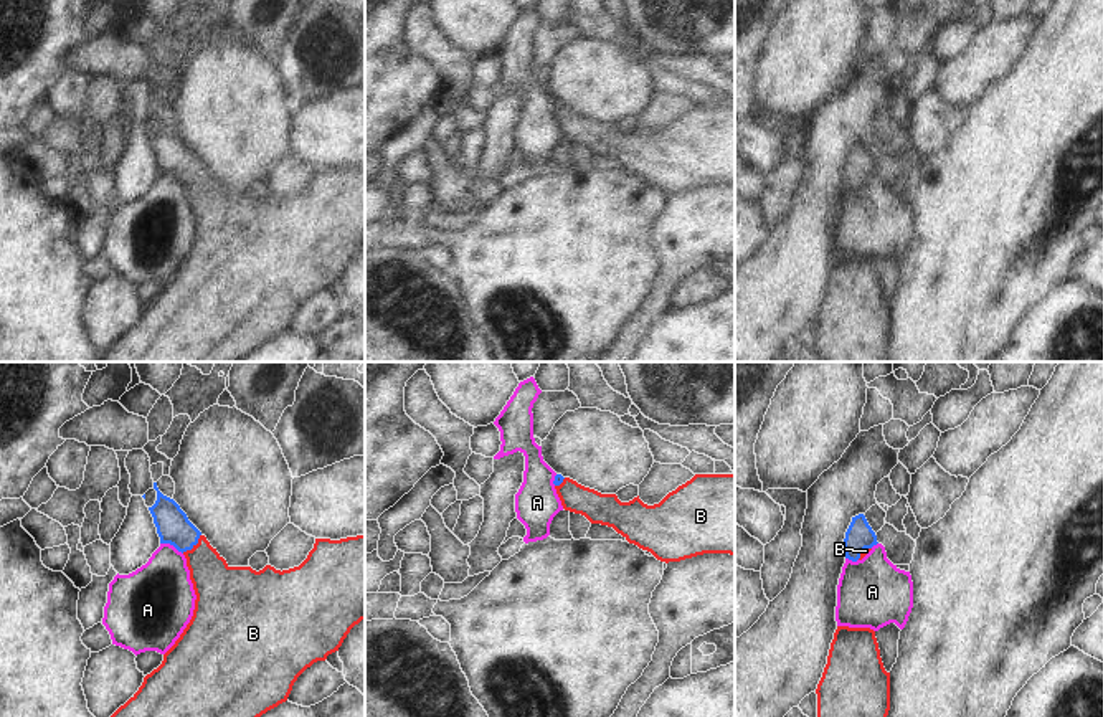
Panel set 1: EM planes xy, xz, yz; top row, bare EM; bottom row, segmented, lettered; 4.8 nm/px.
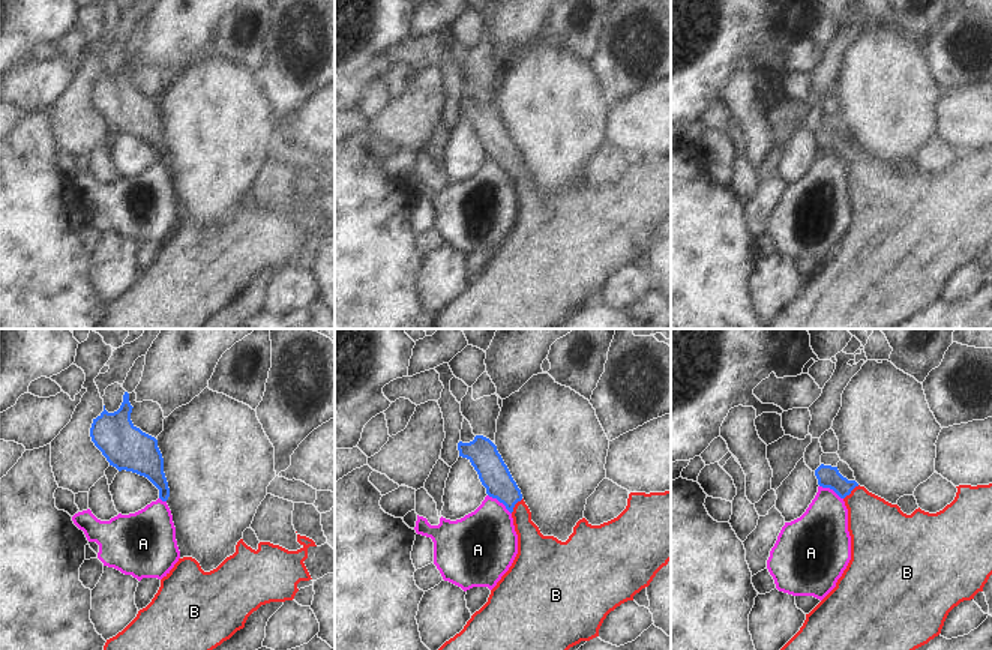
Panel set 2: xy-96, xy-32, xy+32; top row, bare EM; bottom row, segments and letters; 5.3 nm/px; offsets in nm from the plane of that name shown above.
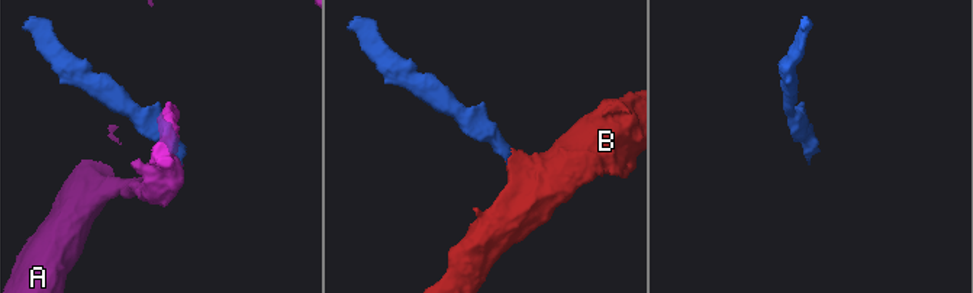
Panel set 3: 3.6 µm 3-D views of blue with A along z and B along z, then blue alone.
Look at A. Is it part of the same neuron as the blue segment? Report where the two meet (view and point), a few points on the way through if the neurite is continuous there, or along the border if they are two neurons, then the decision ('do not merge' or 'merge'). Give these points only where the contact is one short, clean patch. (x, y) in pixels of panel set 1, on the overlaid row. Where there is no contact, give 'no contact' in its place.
meets blue in xy at (172, 544); border along xy (160, 542), (172, 544), (182, 554); do not merge

